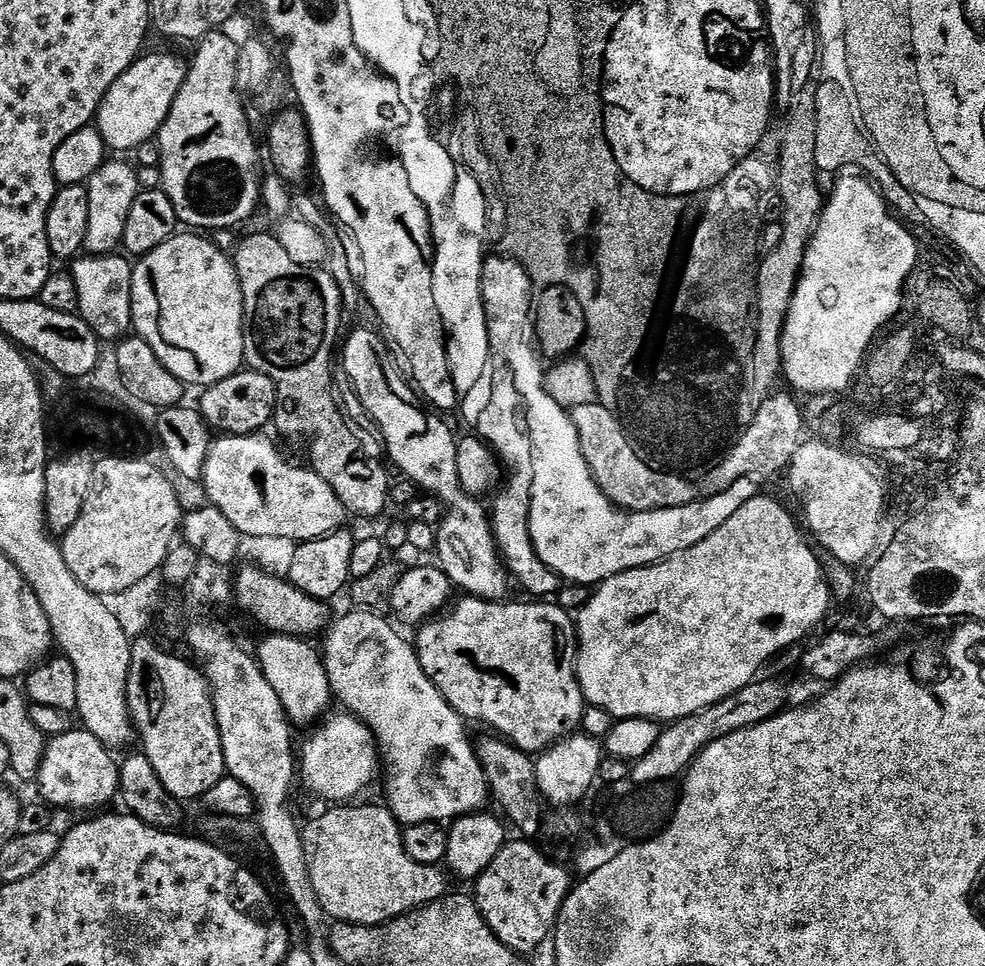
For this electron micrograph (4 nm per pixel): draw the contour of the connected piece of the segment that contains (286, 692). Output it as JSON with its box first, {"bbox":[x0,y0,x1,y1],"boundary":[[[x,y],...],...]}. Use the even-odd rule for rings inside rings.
{"bbox":[254,632,334,725],"boundary":[[[273,632],[263,638],[265,640],[254,648],[254,655],[260,662],[266,682],[274,686],[274,694],[278,694],[284,713],[293,725],[315,725],[329,711],[328,703],[332,704],[334,700],[321,649],[299,636]]]}

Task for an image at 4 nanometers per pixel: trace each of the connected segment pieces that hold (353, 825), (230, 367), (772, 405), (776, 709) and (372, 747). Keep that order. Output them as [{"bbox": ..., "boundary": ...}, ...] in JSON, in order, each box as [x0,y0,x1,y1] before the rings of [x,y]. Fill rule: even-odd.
[{"bbox":[302,802,450,925],"boundary":[[[356,802],[351,806],[329,807],[332,808],[329,812],[324,812],[321,816],[314,817],[308,825],[305,823],[302,828],[304,849],[306,850],[306,866],[310,870],[310,882],[314,886],[314,894],[318,894],[318,902],[324,908],[325,917],[342,923],[380,925],[390,920],[398,919],[399,916],[404,916],[408,912],[413,912],[418,908],[426,907],[427,904],[434,903],[436,900],[447,896],[450,892],[450,887],[448,887],[448,880],[450,881],[449,873],[439,864],[419,864],[418,862],[414,862],[414,858],[410,858],[410,854],[406,854],[402,825],[392,816],[391,810],[387,806],[381,806],[379,808],[376,804],[360,803]]]},{"bbox":[132,234,245,386],"boundary":[[[183,234],[171,236],[169,240],[162,242],[162,246],[158,246],[153,252],[148,252],[135,261],[132,270],[132,326],[135,335],[140,336],[146,342],[150,342],[150,346],[154,346],[154,354],[158,354],[162,366],[166,366],[166,370],[170,370],[170,374],[174,374],[186,386],[192,386],[192,384],[207,386],[222,382],[245,367],[243,290],[239,284],[233,257],[222,251],[218,245],[213,244],[211,239],[204,237],[203,240],[200,237],[203,235],[188,235],[192,236],[183,236]]]},{"bbox":[570,395,804,514],"boundary":[[[770,395],[756,412],[752,425],[741,434],[735,448],[707,475],[697,479],[700,481],[695,484],[692,481],[695,479],[687,475],[661,470],[651,463],[648,465],[643,460],[645,457],[638,451],[637,445],[624,431],[620,419],[599,402],[571,409],[570,415],[578,430],[582,454],[590,466],[596,485],[606,494],[611,504],[624,509],[628,514],[694,504],[701,498],[717,496],[730,490],[730,486],[734,486],[738,478],[759,478],[776,476],[780,471],[783,473],[802,443],[800,431],[804,428],[803,422],[800,421],[800,408],[790,397]]]},{"bbox":[631,678,788,786],"boundary":[[[765,678],[746,684],[742,690],[736,691],[730,698],[724,699],[704,711],[669,723],[661,731],[653,749],[631,765],[631,781],[638,786],[656,781],[673,781],[687,771],[688,766],[706,745],[732,734],[736,730],[768,721],[769,718],[783,711],[787,707],[788,700],[788,690],[785,684],[776,678]]]},{"bbox":[298,710,382,802],"boundary":[[[340,710],[337,716],[328,714],[311,729],[312,732],[298,748],[298,772],[304,776],[304,784],[316,796],[328,802],[352,802],[363,788],[376,780],[382,768],[381,751],[377,738],[359,717],[347,710]]]}]

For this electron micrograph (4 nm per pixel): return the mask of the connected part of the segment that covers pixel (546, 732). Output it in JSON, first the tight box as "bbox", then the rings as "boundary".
{"bbox":[414,594,586,754],"boundary":[[[467,594],[459,598],[460,601],[451,605],[449,616],[444,614],[421,624],[414,637],[422,670],[446,702],[465,721],[484,723],[495,735],[529,754],[542,753],[565,736],[573,735],[583,725],[586,701],[576,677],[578,645],[576,625],[570,612],[556,602],[508,604],[479,600]]]}

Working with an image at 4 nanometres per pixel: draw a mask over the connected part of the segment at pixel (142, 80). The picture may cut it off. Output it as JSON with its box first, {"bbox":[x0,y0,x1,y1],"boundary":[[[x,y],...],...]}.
{"bbox":[95,52,188,154],"boundary":[[[156,52],[153,56],[141,55],[104,93],[100,109],[96,112],[95,127],[99,128],[105,145],[112,148],[113,153],[128,154],[142,142],[156,140],[161,126],[170,114],[170,106],[174,106],[174,98],[178,98],[178,90],[182,90],[182,82],[188,73],[188,64],[168,52]]]}

